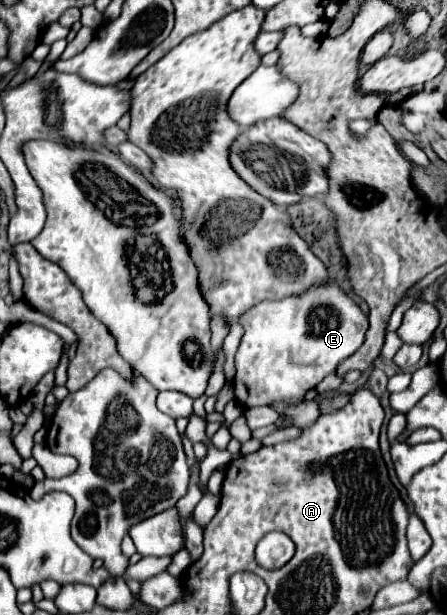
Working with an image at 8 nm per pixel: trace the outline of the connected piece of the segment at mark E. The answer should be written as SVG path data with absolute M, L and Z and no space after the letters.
M334 281L312 285L300 295L260 301L240 315L238 323L244 335L236 351L234 395L244 407L298 401L328 373L336 371L346 357L356 353L368 331L368 317Z

